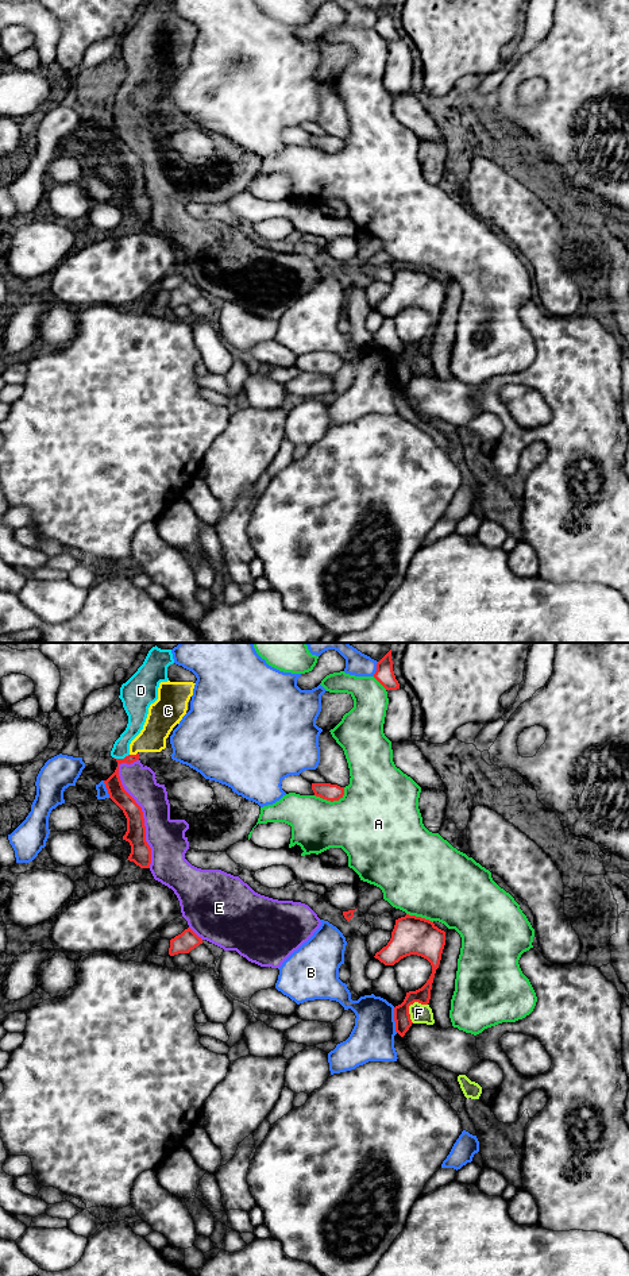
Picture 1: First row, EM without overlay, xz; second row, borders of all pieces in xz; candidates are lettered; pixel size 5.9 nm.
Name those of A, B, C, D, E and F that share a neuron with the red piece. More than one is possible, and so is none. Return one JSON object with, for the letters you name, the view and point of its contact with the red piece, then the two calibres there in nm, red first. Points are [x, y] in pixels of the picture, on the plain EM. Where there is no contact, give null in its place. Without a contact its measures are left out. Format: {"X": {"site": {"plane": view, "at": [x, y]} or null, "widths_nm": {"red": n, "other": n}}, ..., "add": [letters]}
{"add": []}

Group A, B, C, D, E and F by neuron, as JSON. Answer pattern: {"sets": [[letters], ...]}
{"sets": [["A"], ["B"], ["C", "D", "E", "F"]]}

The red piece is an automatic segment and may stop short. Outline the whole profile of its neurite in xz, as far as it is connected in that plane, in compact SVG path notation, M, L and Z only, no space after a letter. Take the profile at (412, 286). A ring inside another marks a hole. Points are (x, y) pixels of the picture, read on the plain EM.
M406 266L395 271L390 293L374 308L385 317L394 317L406 308L417 307L427 311L432 317L432 325L427 335L416 343L406 344L404 354L394 359L395 383L401 389L413 375L409 358L414 354L429 355L433 329L439 320L444 297L444 282L429 271Z

